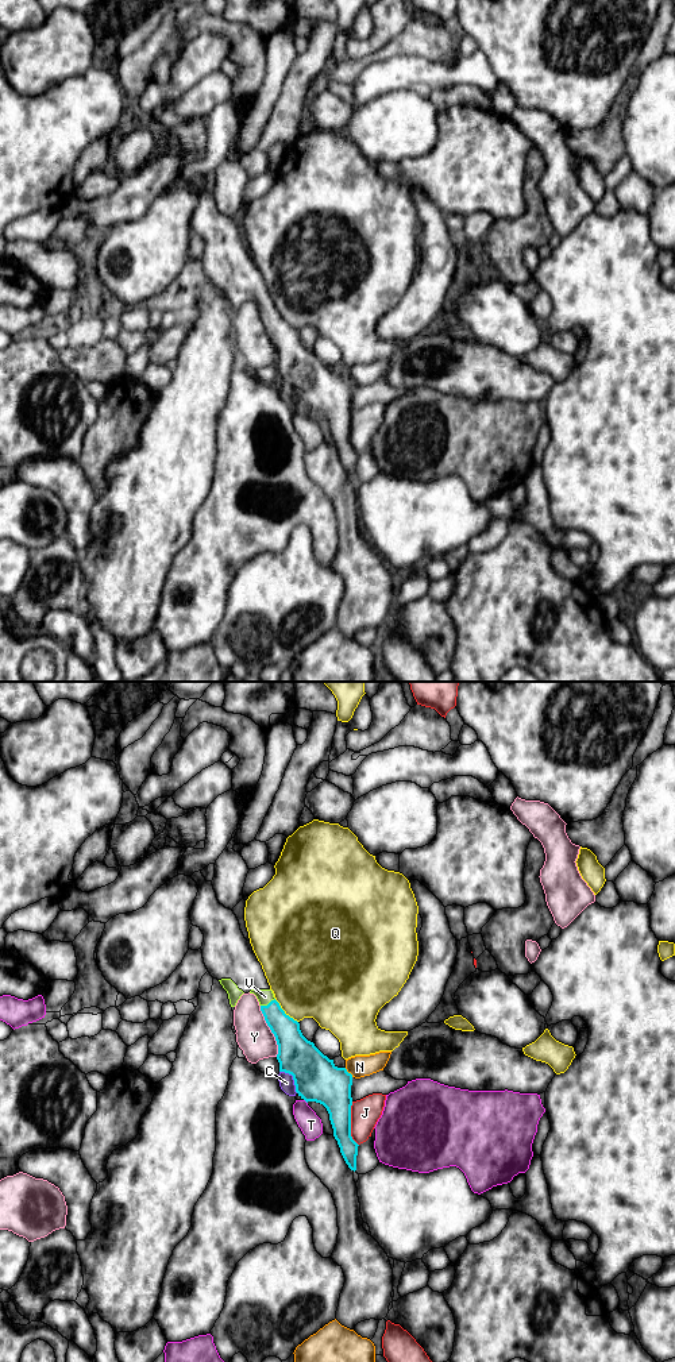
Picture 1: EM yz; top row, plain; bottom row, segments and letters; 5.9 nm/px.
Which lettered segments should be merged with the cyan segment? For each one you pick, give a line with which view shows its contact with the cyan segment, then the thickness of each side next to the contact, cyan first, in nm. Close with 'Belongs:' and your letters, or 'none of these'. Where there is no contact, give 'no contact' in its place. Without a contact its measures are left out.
V: meets cyan in yz; 160 nm thick on the cyan side, 90 nm on the other
Belongs: V

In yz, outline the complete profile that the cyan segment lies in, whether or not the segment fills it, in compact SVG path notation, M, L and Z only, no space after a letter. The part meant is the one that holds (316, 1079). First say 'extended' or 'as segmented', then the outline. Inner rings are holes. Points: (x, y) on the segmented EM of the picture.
extended; M201 871L190 877L198 886L190 921L204 934L201 950L208 972L227 991L231 1007L243 993L256 996L278 1045L279 1072L293 1076L301 1099L327 1108L340 1153L355 1172L359 1145L351 1137L352 1074L346 1068L338 1068L308 1041L300 1023L281 1008L236 915L219 903L212 881L207 881Z

